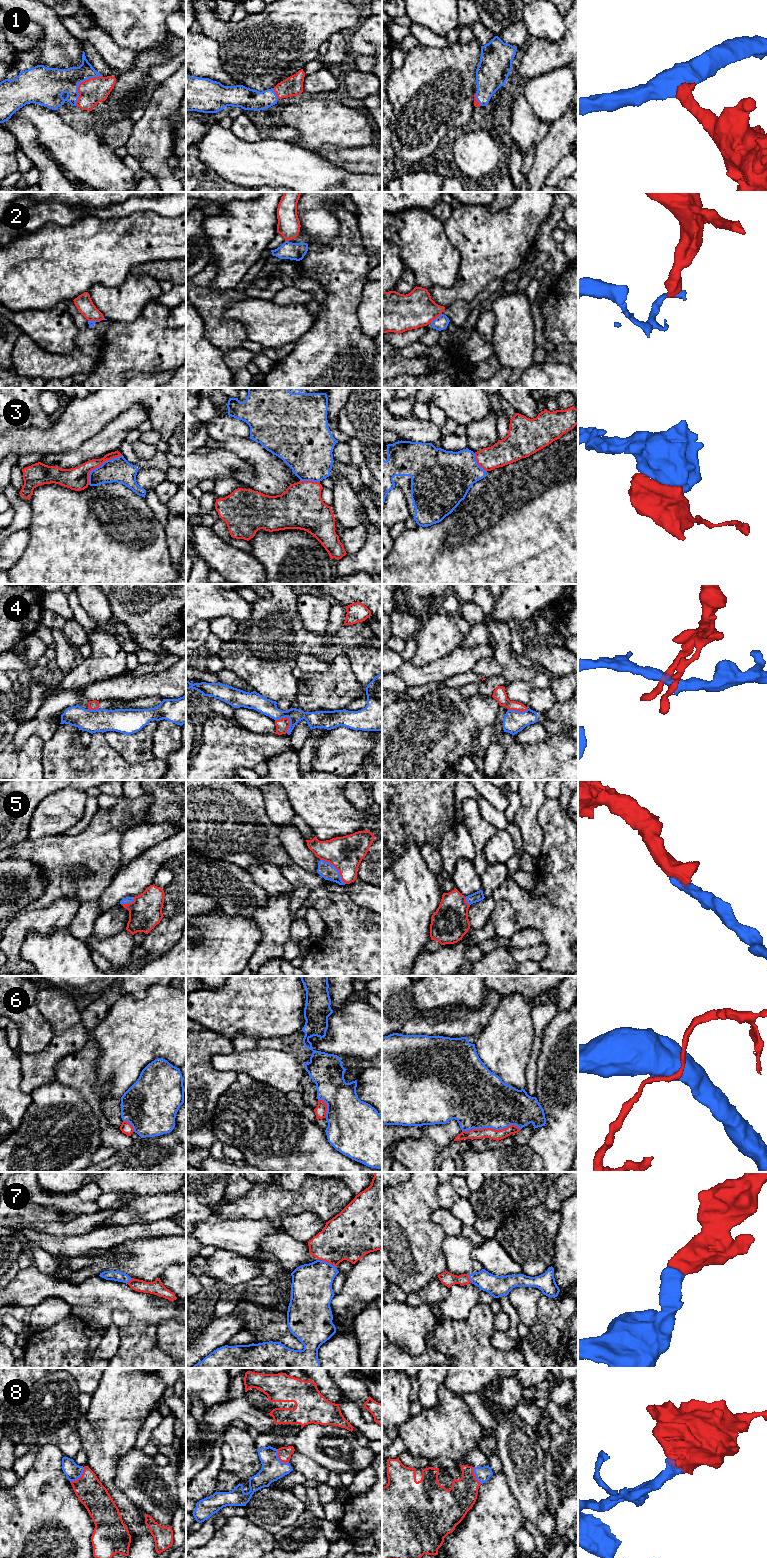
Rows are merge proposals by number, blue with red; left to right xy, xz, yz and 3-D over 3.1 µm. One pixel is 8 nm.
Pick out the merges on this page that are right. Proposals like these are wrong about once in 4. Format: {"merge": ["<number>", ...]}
{"merge": ["1", "5", "7", "8"]}

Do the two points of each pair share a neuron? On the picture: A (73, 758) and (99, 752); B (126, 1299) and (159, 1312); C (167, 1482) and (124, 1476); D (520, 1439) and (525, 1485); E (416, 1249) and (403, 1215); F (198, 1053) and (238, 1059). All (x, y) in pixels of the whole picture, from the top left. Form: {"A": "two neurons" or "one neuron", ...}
{"A": "one neuron", "B": "one neuron", "C": "one neuron", "D": "one neuron", "E": "one neuron", "F": "two neurons"}

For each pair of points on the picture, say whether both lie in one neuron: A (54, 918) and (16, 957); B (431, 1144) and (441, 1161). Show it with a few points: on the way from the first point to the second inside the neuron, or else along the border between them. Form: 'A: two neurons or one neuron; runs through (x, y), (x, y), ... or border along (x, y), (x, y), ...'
A: one neuron; runs through (40, 920), (33, 920), (16, 937), (16, 943)
B: two neurons; border along (453, 1140), (437, 1155), (434, 1161)

